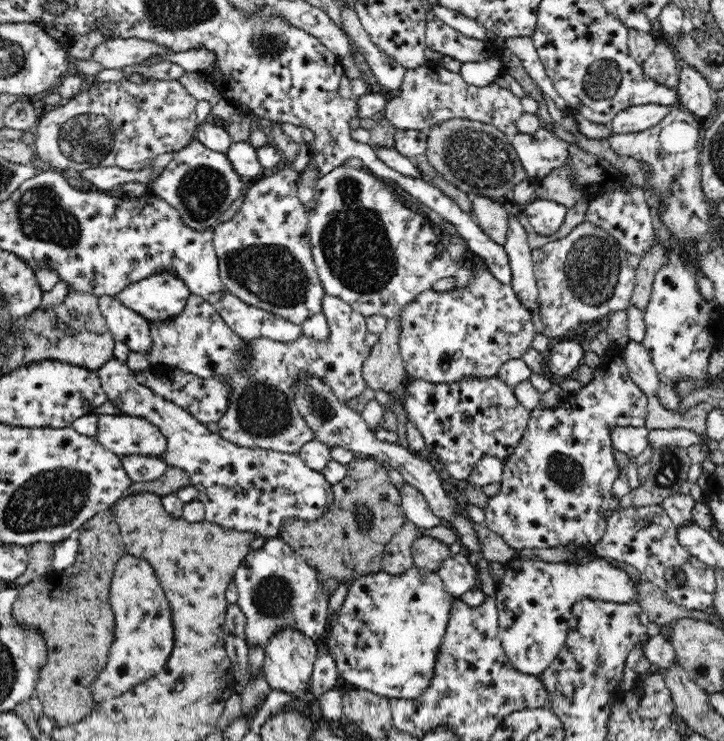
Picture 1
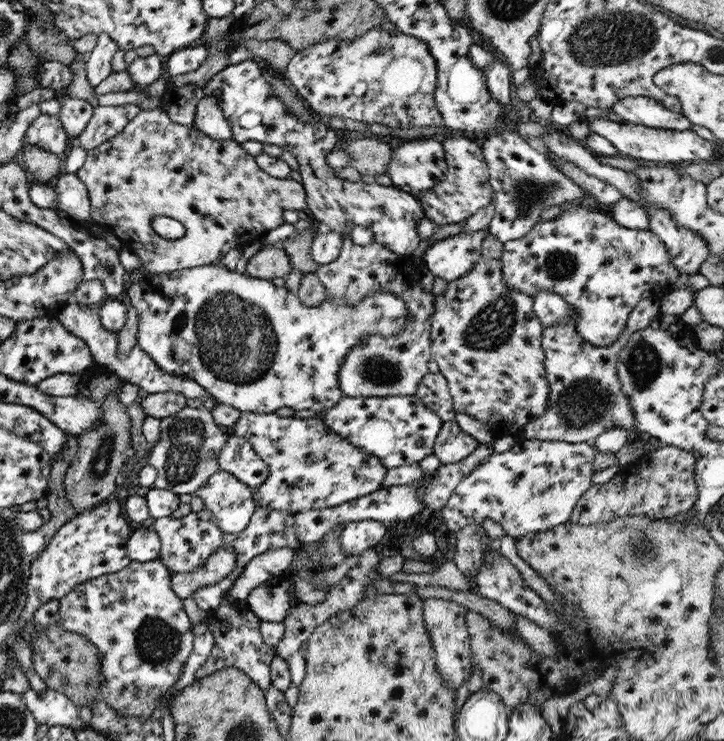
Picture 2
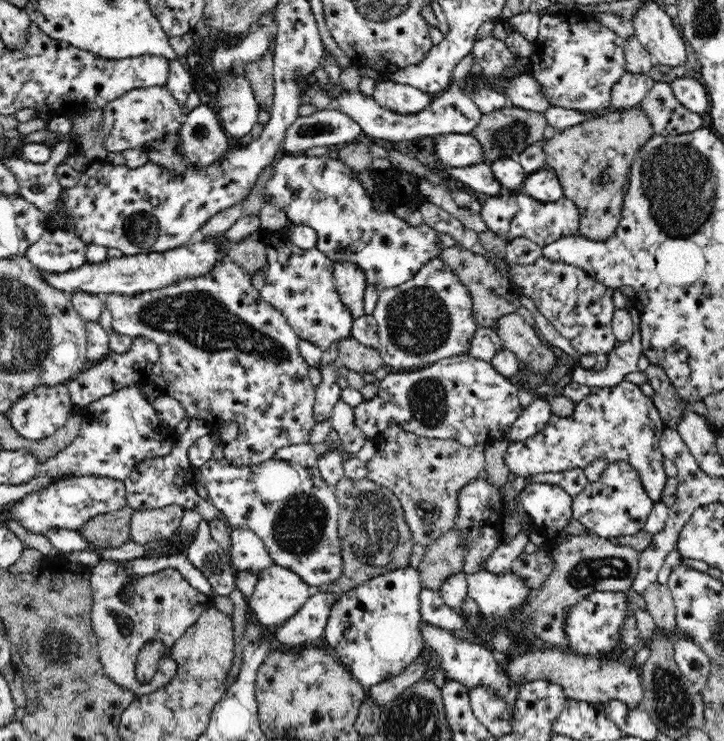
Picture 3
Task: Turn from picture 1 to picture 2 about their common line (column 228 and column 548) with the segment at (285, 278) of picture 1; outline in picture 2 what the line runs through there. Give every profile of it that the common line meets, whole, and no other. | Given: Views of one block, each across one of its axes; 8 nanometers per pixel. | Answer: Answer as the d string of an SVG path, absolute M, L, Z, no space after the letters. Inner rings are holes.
M577 204L561 207L560 214L551 220L539 219L521 238L508 240L502 243L502 253L499 260L501 261L502 281L505 286L520 290L523 294L535 296L540 290L545 292L553 292L558 294L568 305L576 308L576 321L574 322L577 335L581 336L589 344L597 347L607 347L617 341L617 335L621 334L626 323L626 318L631 312L631 309L641 301L641 298L648 299L653 292L661 292L661 290L669 290L673 288L674 282L681 274L672 265L668 256L665 245L653 234L648 228L645 230L631 230L629 227L617 224L608 214L600 213L599 211L590 211L587 207L581 207Z

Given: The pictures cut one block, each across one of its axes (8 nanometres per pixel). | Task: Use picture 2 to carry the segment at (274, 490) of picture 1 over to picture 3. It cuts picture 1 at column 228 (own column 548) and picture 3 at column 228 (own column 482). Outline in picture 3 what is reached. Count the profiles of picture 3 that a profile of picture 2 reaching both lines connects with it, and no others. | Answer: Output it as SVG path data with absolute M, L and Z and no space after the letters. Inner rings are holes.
M212 457L198 469L204 480L208 500L226 516L232 526L253 530L265 542L269 555L278 566L298 574L310 588L338 580L338 574L342 572L338 512L342 508L337 501L334 486L322 479L316 466L299 466L298 463L272 457L254 467L236 467L226 457L220 460Z

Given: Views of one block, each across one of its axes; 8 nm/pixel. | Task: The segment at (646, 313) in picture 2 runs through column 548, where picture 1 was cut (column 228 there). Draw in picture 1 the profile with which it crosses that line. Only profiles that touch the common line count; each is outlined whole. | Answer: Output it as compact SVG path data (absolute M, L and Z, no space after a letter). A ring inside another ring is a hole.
M191 294L184 310L177 317L149 324L154 348L147 356L154 367L164 367L169 372L199 378L223 378L228 383L229 406L225 415L217 422L217 432L222 438L238 446L298 455L302 446L315 439L315 432L302 418L296 406L296 381L308 380L309 377L320 378L330 387L334 397L346 405L350 400L362 396L364 390L368 388L362 373L364 362L371 352L371 348L366 345L368 332L366 317L334 295L324 294L322 304L329 328L328 339L324 342L313 343L303 334L293 342L272 341L263 337L246 341L230 329L210 302L206 302L201 296Z

